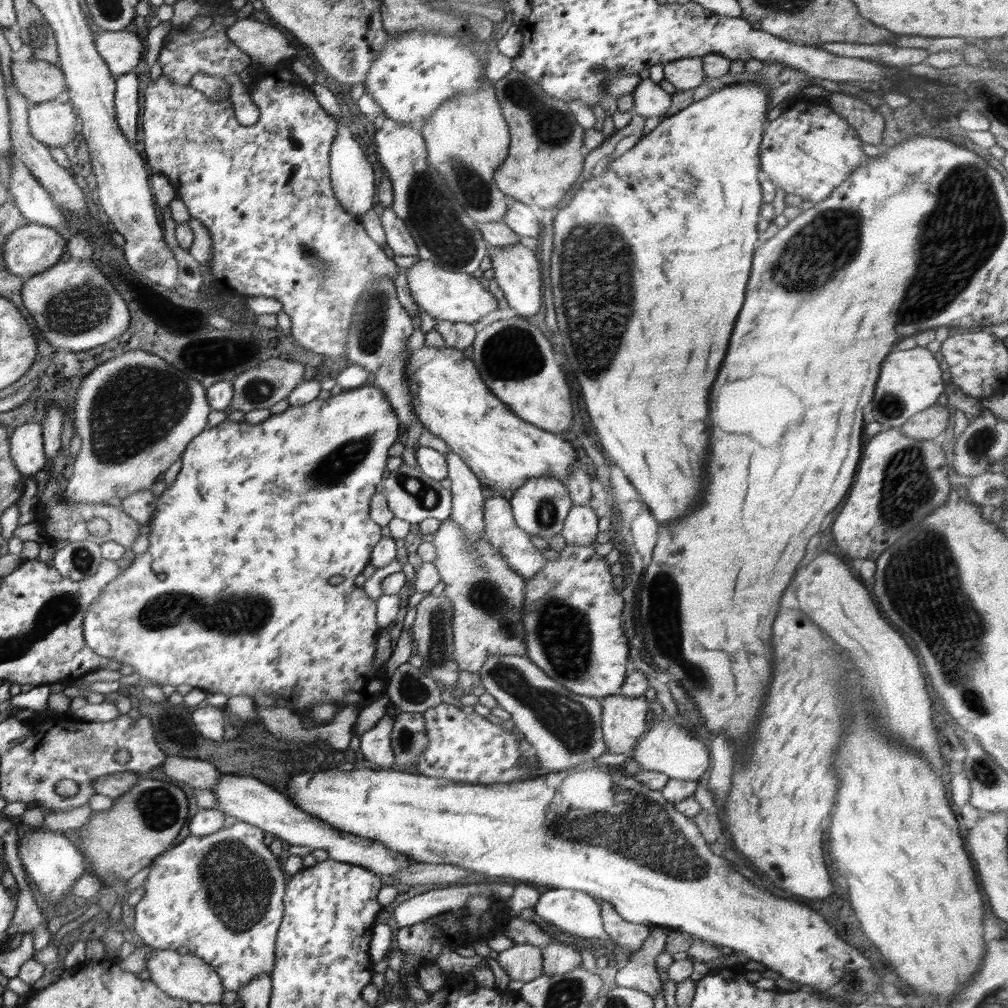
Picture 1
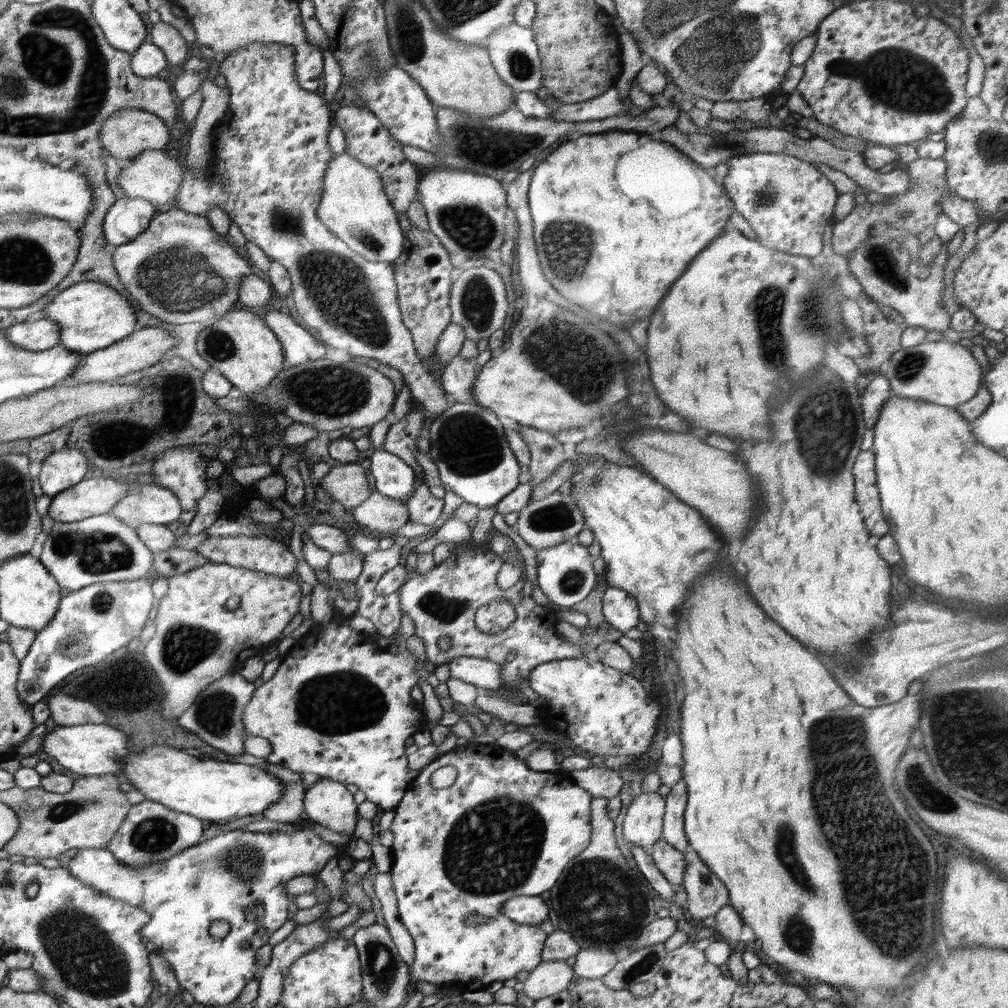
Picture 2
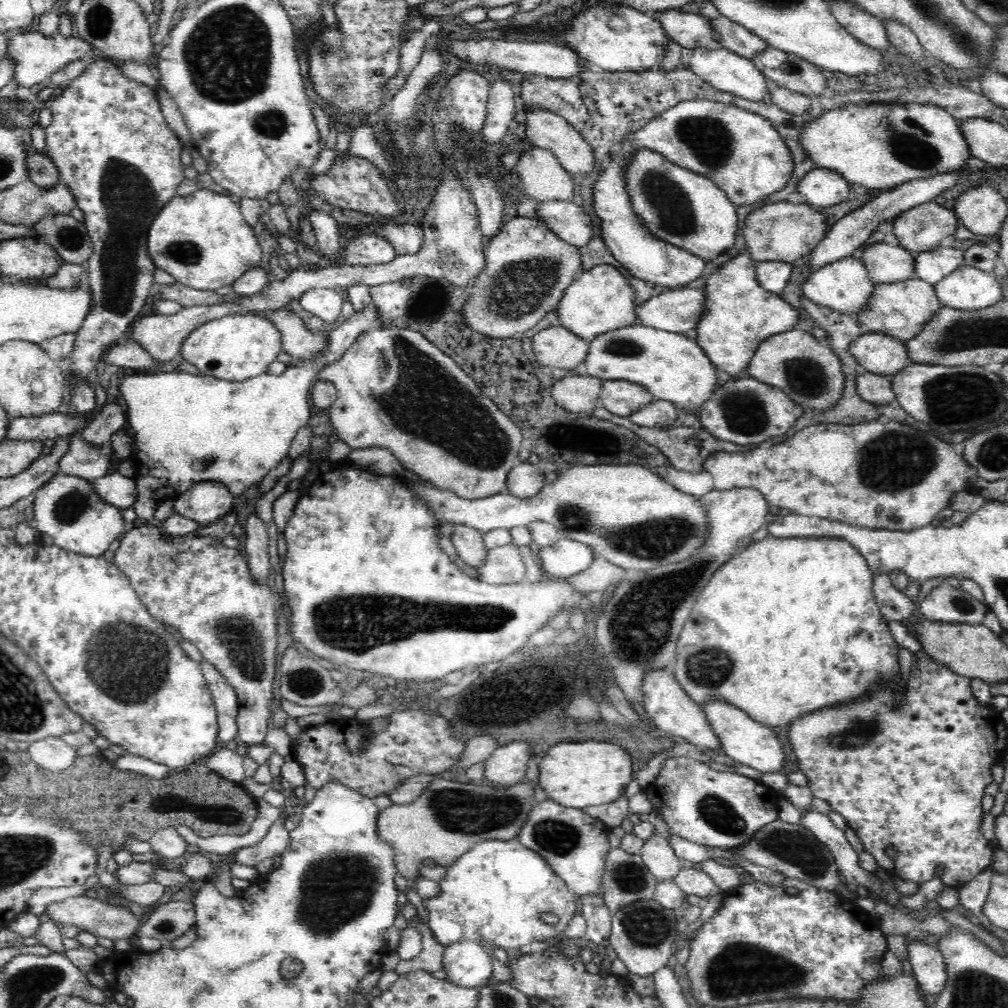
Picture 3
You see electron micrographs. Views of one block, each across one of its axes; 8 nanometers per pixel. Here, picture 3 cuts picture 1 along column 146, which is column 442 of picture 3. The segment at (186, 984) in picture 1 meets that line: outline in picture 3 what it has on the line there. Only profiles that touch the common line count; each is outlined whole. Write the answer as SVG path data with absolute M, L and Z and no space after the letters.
M470 938L445 947L443 959L442 970L446 973L445 979L452 984L478 988L484 978L492 977L492 968L486 968L488 956L484 947L476 941L470 941Z

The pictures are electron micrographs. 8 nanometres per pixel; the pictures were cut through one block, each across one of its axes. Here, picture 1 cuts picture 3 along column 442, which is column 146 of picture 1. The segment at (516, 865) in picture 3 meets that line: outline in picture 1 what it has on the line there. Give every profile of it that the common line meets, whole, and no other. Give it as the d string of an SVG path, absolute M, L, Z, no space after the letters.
M237 821L232 826L221 828L218 832L213 832L208 836L187 836L181 843L175 847L159 854L154 862L149 866L150 871L147 875L144 886L142 900L136 904L136 918L134 918L134 930L140 937L140 940L152 948L160 950L176 951L180 946L186 946L188 952L207 963L214 969L216 975L221 978L221 985L226 991L238 992L245 984L250 982L253 976L258 974L271 974L274 970L275 959L275 941L277 933L282 923L284 904L283 896L285 895L286 880L284 879L283 870L278 863L277 857L272 854L270 847L264 844L264 831L257 826L252 826L248 822Z

